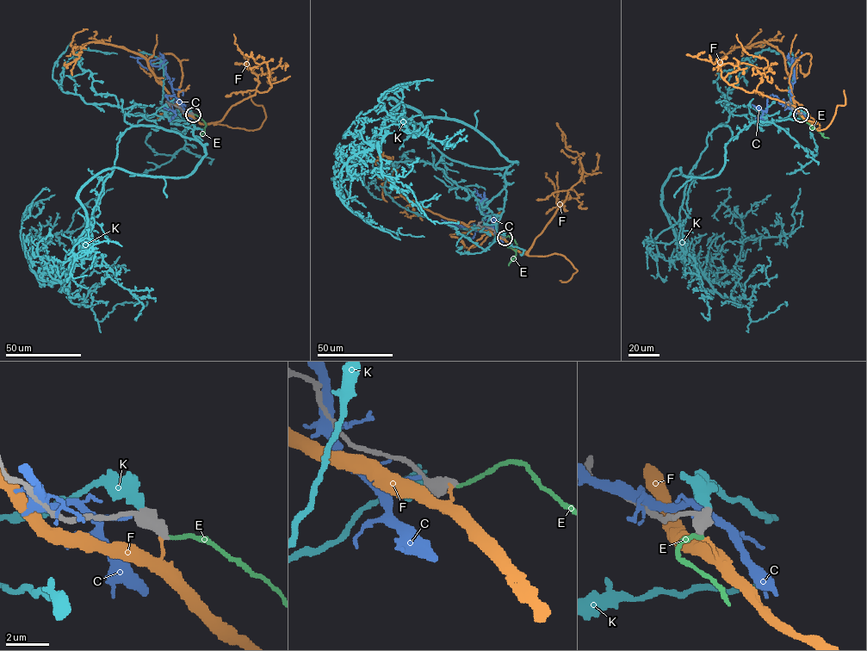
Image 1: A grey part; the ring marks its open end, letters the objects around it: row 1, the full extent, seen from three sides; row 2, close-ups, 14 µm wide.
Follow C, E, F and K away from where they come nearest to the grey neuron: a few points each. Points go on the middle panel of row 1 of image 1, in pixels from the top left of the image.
C: (502, 237), (496, 235), (492, 226), (480, 231), (470, 226), (448, 225), (459, 227)
E: (504, 238), (509, 236), (517, 244), (516, 255), (509, 265)
F: (504, 238), (526, 253), (567, 190), (581, 177), (580, 158), (566, 146), (565, 135), (556, 123)
K: (503, 238), (482, 207), (506, 167), (449, 159), (390, 113), (334, 187), (371, 225), (424, 237)

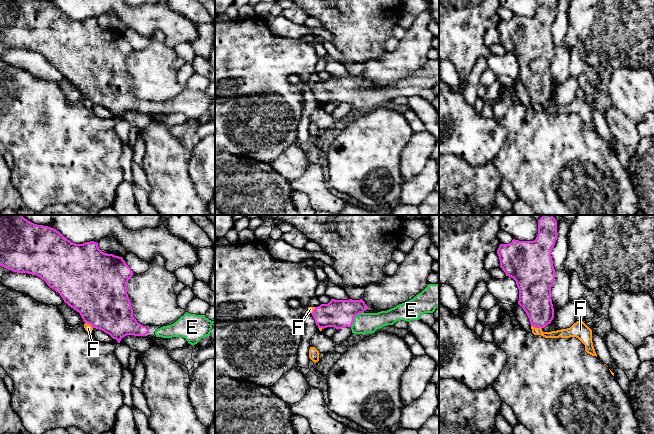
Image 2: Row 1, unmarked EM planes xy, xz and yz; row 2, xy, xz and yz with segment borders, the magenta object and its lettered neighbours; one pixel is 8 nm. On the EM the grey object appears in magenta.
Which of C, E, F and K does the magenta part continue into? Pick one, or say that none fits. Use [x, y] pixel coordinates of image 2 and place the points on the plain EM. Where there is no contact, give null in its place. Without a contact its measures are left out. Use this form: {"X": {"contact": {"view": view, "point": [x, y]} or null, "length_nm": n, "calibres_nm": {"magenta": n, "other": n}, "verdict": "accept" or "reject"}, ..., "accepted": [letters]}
{"C": {"contact": null, "verdict": "reject"}, "E": {"contact": {"view": "xz", "point": [354, 92]}, "length_nm": 170, "calibres_nm": {"magenta": 220, "other": 160}, "verdict": "accept"}, "F": {"contact": {"view": "yz", "point": [536, 103]}, "length_nm": 90, "calibres_nm": {"magenta": 260, "other": 80}, "verdict": "reject"}, "K": {"contact": null, "verdict": "reject"}, "accepted": ["E"]}

